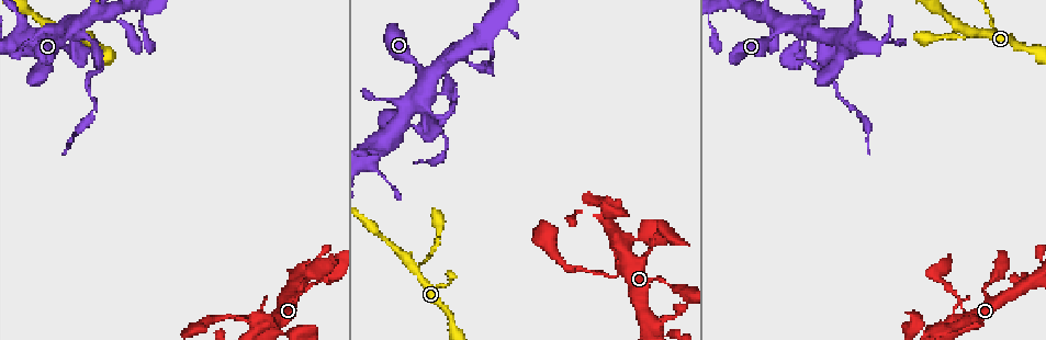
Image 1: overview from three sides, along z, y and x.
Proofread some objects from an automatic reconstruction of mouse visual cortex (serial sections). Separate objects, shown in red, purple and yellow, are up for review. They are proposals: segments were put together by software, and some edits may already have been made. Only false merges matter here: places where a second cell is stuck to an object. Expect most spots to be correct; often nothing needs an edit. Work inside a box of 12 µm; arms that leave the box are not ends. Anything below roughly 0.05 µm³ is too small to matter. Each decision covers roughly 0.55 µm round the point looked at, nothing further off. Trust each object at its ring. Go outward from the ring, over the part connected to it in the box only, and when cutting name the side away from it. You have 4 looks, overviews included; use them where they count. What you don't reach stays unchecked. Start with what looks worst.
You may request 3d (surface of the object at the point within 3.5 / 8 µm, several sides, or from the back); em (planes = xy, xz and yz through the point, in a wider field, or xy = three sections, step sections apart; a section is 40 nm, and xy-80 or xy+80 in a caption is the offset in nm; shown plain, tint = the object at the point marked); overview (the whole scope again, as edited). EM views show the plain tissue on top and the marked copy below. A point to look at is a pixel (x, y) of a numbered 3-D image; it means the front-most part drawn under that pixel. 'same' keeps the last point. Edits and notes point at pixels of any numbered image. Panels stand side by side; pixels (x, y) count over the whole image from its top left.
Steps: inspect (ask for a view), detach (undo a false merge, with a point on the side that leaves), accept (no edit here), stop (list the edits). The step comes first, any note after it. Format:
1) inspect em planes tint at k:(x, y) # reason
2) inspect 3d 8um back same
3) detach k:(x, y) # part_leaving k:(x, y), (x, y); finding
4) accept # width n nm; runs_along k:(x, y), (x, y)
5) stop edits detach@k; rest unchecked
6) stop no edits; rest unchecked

inspect 3d 3.5um at 1:(446, 90) # sharp bend

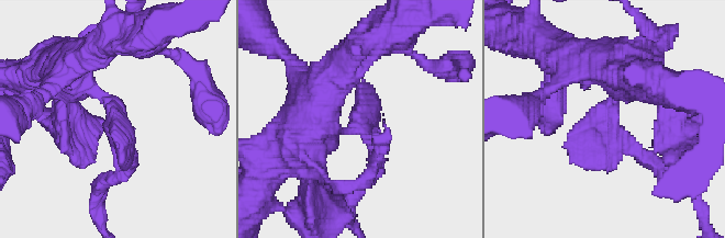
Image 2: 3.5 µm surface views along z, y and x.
inspect em xy step 5 tint at 2:(607, 127)

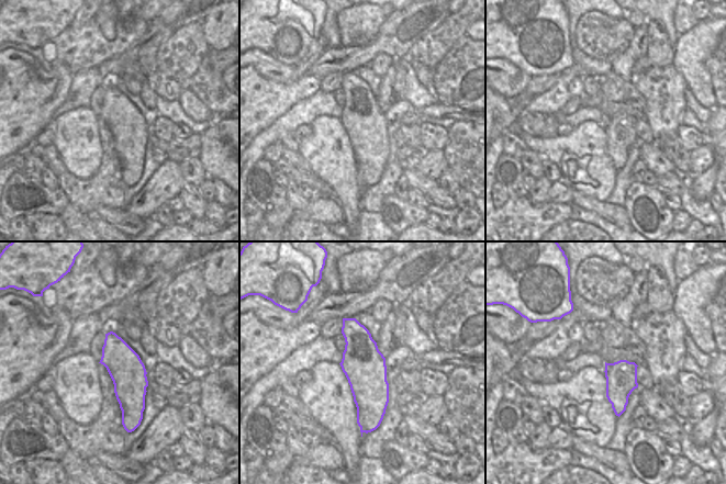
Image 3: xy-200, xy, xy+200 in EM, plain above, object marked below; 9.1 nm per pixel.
detach 2:(112, 140) # part_leaving 2:(111, 104), (131, 155), (118, 176); two cells meet here

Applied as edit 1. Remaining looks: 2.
inspect 3d 3.5um at 1:(984, 323) # thick turns thin

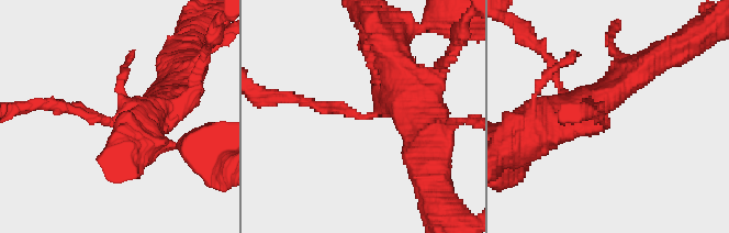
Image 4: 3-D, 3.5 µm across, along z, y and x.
inspect em xy step 5 tint at 4:(357, 114) # arm_widths 150, 500 nm

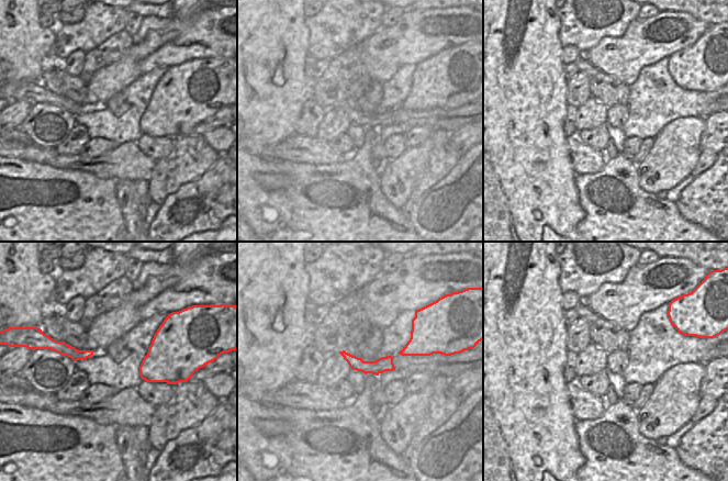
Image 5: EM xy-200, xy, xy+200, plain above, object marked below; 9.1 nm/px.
accept # runs_along 5:(346, 356), (365, 367), (391, 367); continuous, no second cell

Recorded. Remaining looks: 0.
stop edits detach@2; rest unchecked

